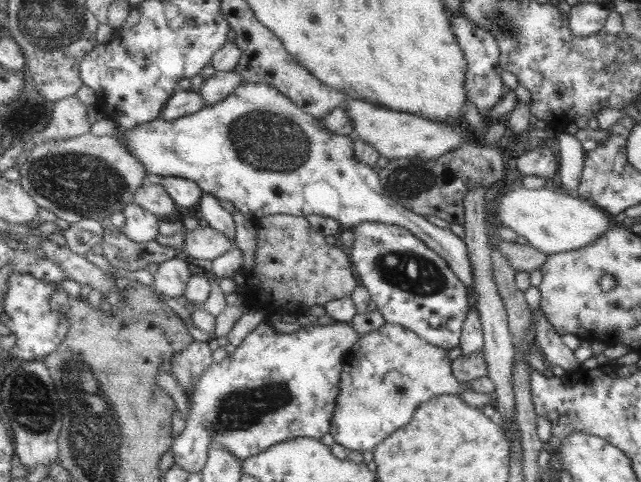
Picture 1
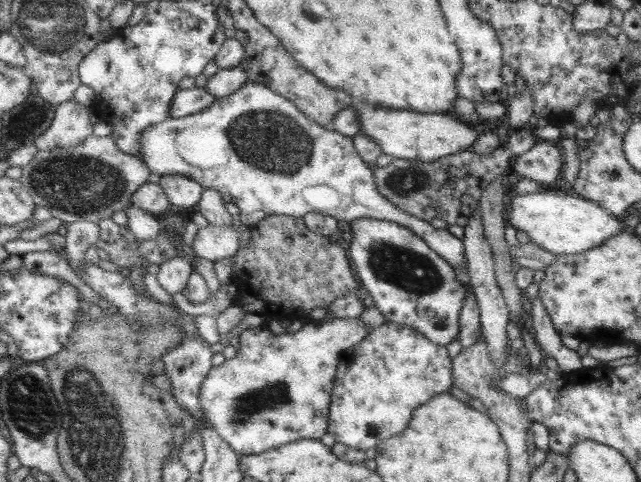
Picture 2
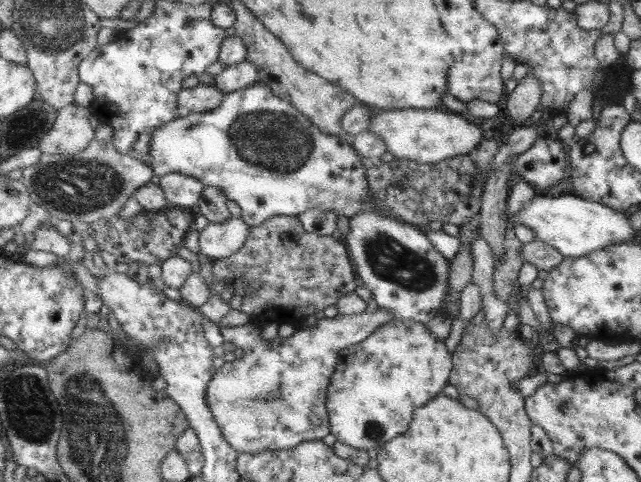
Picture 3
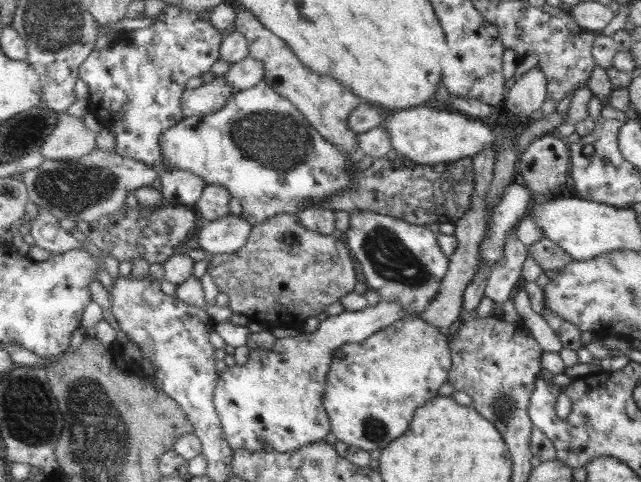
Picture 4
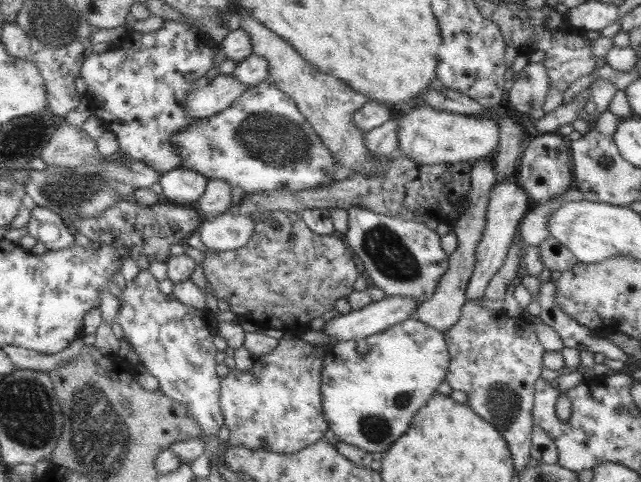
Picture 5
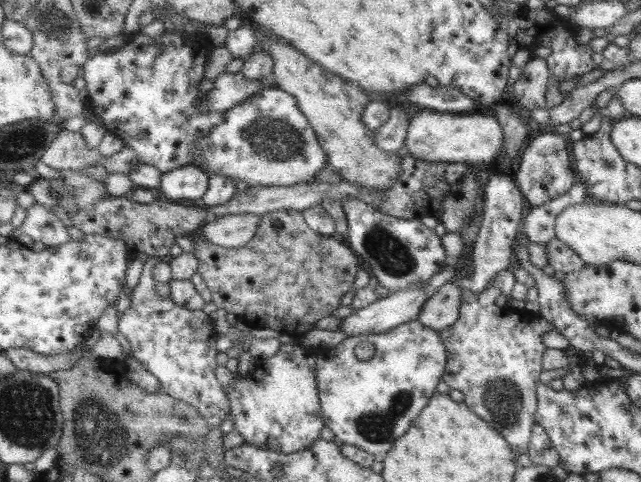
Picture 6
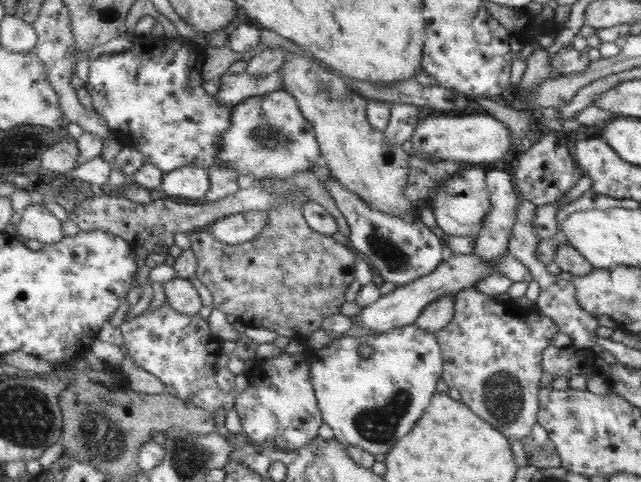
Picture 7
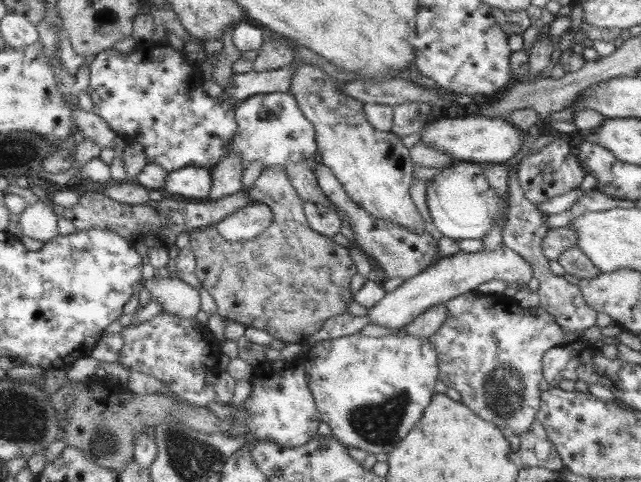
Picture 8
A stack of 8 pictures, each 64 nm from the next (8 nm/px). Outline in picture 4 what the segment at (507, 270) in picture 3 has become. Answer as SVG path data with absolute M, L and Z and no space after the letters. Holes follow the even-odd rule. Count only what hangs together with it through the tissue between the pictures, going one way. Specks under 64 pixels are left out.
M517 231L509 232L503 247L503 257L493 268L487 281L486 297L502 303L515 294L515 288L522 285L522 271L529 257L528 247L519 240Z

